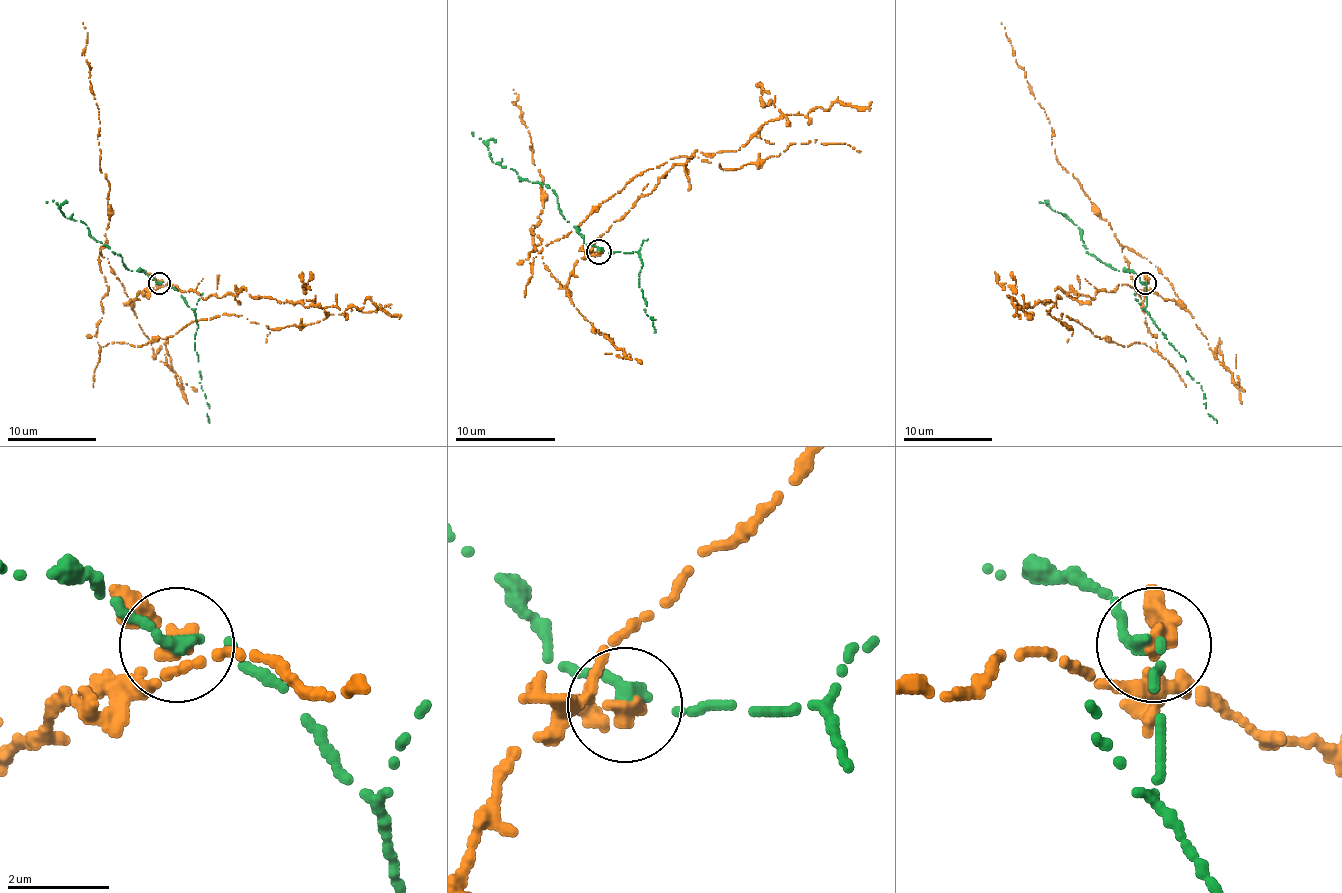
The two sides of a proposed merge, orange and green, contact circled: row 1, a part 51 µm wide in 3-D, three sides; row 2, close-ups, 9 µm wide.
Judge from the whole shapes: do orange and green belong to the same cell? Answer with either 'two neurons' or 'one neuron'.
two neurons

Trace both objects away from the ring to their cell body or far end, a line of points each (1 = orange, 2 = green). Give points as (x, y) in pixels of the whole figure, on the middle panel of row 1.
1: (599, 251), (564, 289), (531, 228), (541, 238), (521, 263), (670, 158), (735, 168), (793, 143), (861, 150)
2: (599, 251), (609, 253), (634, 251), (639, 256), (642, 296), (647, 316), (655, 319), (655, 331)

